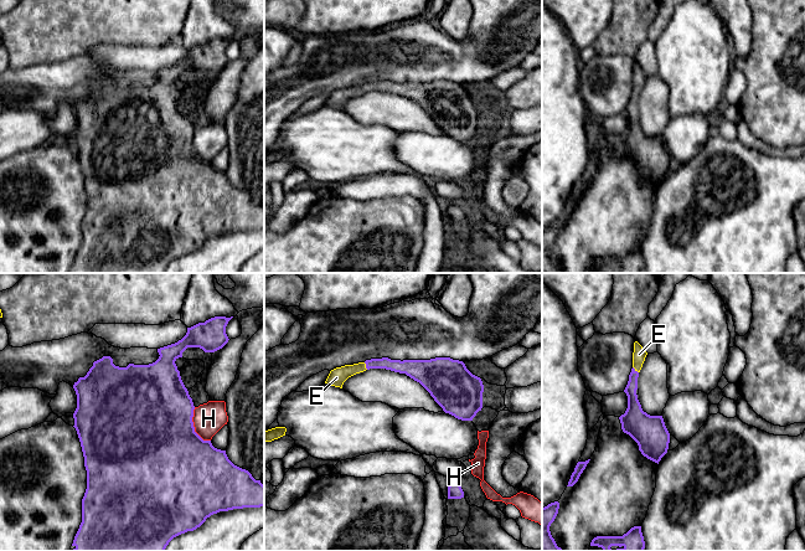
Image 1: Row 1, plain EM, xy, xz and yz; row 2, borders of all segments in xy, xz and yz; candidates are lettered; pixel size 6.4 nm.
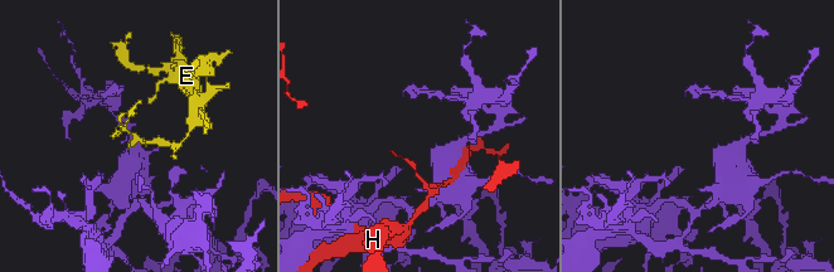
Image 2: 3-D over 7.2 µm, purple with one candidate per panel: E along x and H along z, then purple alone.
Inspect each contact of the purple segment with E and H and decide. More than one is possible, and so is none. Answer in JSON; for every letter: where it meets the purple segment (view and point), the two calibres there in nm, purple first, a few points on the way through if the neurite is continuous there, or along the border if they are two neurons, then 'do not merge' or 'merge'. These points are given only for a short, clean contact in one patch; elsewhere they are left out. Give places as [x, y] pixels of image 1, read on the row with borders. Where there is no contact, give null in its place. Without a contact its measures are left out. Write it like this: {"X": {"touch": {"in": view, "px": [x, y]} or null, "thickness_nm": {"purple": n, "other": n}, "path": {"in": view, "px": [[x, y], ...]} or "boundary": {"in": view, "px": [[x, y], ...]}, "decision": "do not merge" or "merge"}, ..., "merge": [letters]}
{"E": {"touch": {"in": "xz", "px": [366, 366]}, "thickness_nm": {"purple": 90, "other": 120}, "path": {"in": "xz", "px": [[404, 366], [366, 366], [347, 370], [336, 377]]}, "decision": "merge"}, "H": {"touch": {"in": "xy", "px": [194, 427]}, "thickness_nm": {"purple": 500, "other": 200}, "decision": "do not merge"}, "merge": ["E"]}

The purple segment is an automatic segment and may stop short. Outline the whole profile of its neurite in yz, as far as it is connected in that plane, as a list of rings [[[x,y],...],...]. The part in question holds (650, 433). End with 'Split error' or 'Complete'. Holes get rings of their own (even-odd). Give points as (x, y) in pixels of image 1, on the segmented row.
[[[635,341],[633,352],[633,369],[629,375],[624,392],[628,396],[628,408],[619,417],[621,429],[629,434],[639,446],[644,457],[659,464],[667,453],[670,433],[662,416],[650,416],[643,411],[638,400],[638,377],[647,352]]]. Split error

